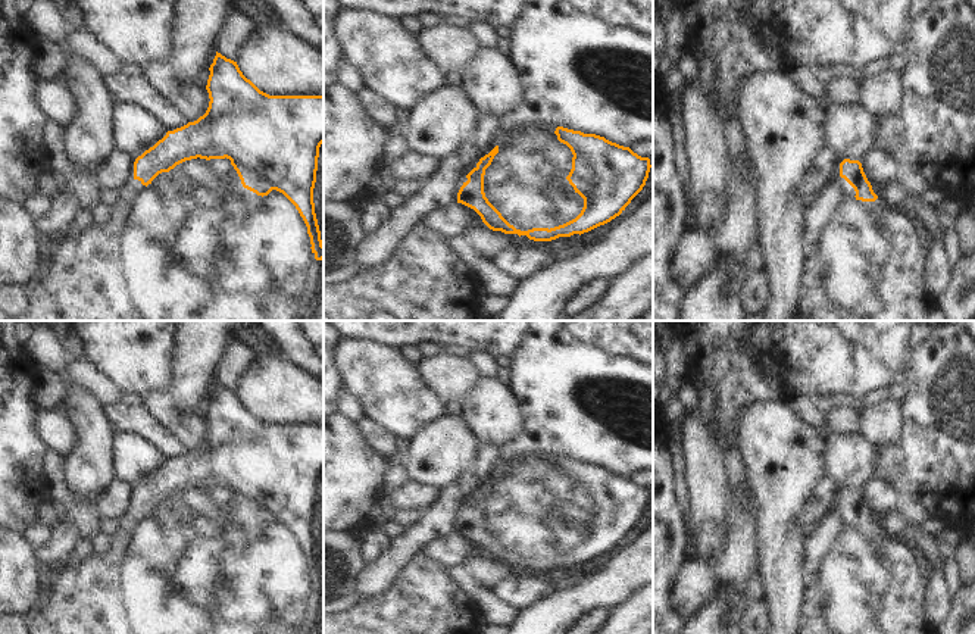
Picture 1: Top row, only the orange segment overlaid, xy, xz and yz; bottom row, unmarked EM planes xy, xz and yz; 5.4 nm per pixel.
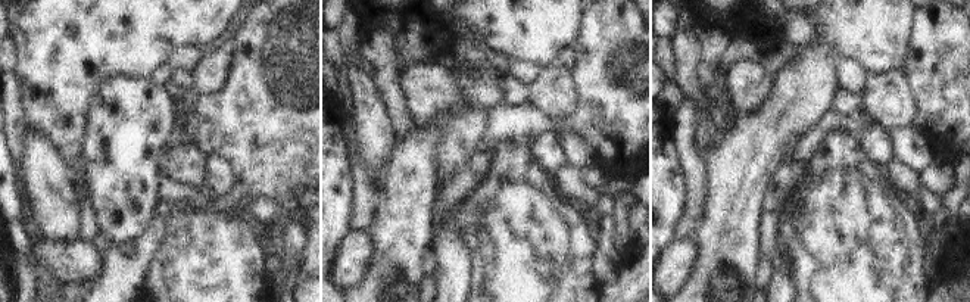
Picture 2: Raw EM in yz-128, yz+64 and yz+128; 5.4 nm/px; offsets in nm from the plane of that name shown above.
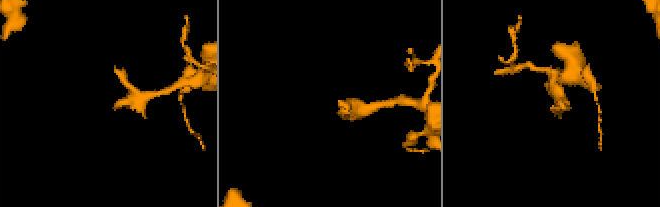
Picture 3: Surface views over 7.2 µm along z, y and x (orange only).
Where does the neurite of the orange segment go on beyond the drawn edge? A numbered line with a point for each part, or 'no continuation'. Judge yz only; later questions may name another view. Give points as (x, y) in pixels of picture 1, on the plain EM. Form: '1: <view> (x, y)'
1: yz (811, 621)

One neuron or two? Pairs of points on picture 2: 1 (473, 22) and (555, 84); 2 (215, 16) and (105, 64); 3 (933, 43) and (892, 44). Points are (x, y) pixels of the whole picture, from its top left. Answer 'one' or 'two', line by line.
1: two
2: one
3: two

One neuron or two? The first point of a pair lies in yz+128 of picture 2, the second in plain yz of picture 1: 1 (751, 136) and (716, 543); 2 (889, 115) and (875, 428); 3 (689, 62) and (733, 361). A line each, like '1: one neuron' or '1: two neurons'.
1: two neurons
2: one neuron
3: two neurons

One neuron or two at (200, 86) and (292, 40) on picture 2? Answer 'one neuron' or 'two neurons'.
two neurons

